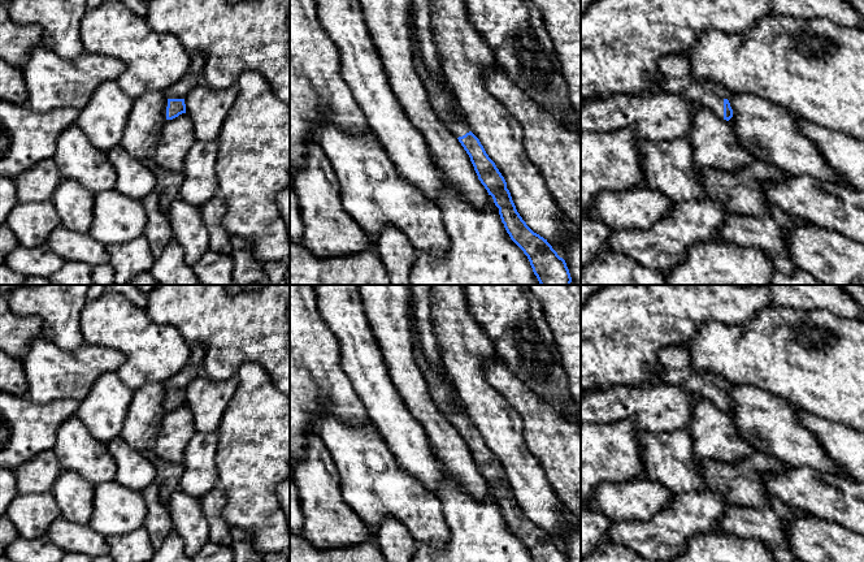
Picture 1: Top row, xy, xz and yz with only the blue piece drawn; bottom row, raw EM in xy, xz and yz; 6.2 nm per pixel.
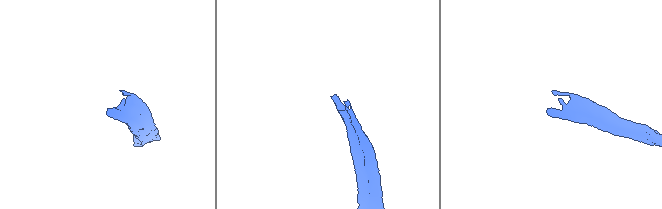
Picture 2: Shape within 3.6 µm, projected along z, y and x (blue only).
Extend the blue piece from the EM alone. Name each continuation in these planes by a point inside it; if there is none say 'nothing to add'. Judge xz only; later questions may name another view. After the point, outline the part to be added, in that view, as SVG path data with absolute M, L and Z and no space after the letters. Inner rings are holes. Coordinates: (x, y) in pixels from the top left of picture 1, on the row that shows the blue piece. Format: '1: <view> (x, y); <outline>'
1: xz (443, 102); M414 48L414 61L420 73L435 113L446 122L450 131L455 137L463 137L470 131L470 127L459 109L457 101L451 91L448 91L425 66L418 48Z

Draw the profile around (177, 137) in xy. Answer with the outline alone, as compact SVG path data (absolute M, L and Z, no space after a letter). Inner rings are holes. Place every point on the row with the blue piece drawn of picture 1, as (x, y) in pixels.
M187 113L166 120L153 160L162 168L183 173L184 157L196 142L194 124Z

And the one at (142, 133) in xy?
M149 91L134 100L120 143L133 157L153 157L166 121L166 101L162 91Z

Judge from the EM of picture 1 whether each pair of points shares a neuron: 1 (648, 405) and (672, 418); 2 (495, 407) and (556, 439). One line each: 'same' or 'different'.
1: same
2: different

